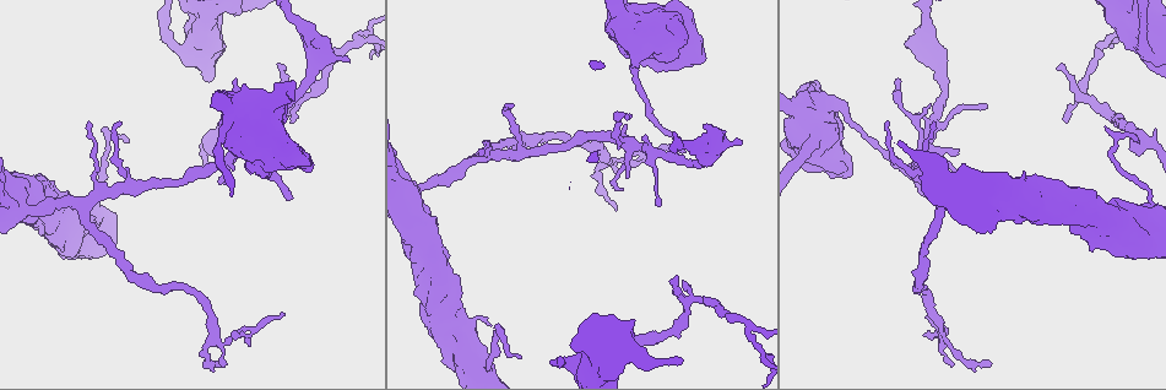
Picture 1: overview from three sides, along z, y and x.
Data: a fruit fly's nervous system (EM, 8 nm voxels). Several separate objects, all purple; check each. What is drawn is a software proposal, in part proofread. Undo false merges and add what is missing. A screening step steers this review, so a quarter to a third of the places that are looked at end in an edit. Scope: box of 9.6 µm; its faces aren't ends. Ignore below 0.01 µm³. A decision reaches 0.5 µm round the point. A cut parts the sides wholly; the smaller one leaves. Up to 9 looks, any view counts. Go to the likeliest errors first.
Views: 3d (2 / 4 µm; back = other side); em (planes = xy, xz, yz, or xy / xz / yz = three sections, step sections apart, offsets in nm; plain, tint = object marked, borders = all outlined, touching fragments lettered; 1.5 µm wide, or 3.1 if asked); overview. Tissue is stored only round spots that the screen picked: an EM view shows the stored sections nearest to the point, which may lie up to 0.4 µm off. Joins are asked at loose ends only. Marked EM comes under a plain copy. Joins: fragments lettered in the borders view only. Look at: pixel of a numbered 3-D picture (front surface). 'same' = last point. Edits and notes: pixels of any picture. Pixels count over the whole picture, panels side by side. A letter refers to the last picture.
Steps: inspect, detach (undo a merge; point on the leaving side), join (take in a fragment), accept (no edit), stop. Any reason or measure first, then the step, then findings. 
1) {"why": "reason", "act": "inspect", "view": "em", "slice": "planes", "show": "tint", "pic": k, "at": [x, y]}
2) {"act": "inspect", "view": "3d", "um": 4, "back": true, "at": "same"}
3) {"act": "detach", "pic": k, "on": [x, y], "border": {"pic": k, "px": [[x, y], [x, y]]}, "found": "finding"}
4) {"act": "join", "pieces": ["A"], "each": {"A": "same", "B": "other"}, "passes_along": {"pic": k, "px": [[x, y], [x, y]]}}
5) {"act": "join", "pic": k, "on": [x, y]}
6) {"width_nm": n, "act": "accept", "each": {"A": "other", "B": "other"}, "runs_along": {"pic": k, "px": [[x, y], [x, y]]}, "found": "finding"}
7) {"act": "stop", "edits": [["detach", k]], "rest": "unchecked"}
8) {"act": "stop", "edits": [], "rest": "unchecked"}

{"why": "sudden change in width", "act": "inspect", "view": "3d", "um": 4, "pic": 1, "at": [225, 133]}

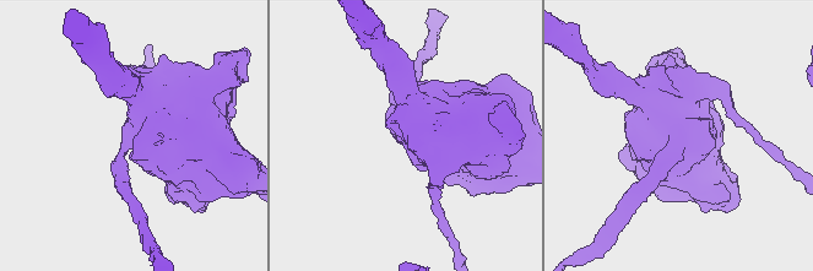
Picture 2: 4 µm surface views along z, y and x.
{"act": "inspect", "view": "em", "slice": "planes", "show": "borders", "pic": 2, "at": [680, 135]}

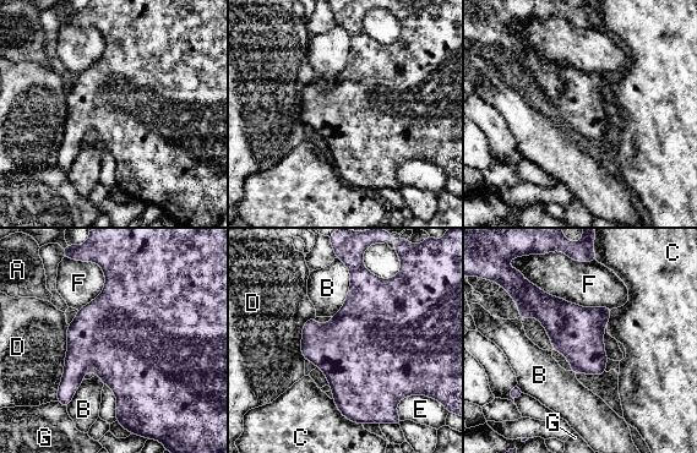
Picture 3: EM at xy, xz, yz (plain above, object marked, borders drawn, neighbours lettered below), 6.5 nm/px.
{"act": "accept", "each": {"A": "other", "B": "other", "C": "other", "D": "other", "E": "other", "F": "other", "G": "other"}, "border": {"pic": 3, "px": [[342, 261], [349, 290], [331, 317]]}, "found": "one cell here"}

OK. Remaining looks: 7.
{"why": "free end", "act": "inspect", "view": "em", "slice": "xy", "step": 8, "show": "borders", "pic": 1, "at": [702, 57]}

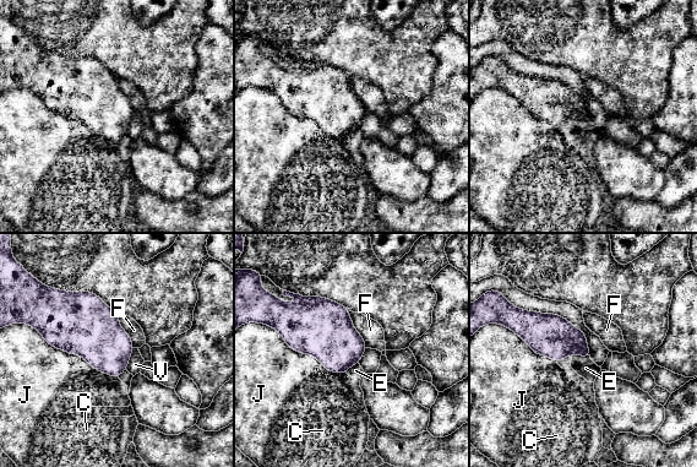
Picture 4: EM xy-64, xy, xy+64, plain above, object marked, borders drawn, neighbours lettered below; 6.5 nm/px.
{"why": "cut it another way", "act": "inspect", "view": "em", "slice": "planes", "show": "borders", "at": "same"}

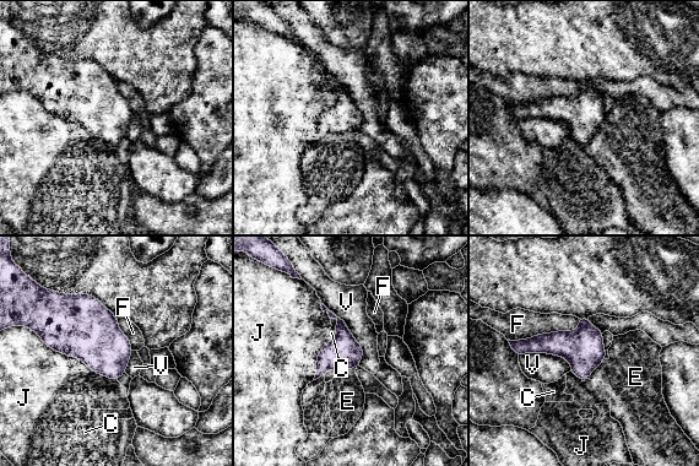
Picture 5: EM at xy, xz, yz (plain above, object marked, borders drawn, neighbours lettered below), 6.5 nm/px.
{"act": "accept", "each": {"C": "other", "E": "other", "F": "other", "J": "other", "V": "other"}, "border": {"pic": 5, "px": [[579, 319], [574, 330], [508, 340]]}, "found": "none of them fits"}

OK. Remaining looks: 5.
{"why": "arms part here", "act": "inspect", "view": "em", "slice": "yz", "step": 8, "show": "tint", "pic": 1, "at": [1081, 100]}

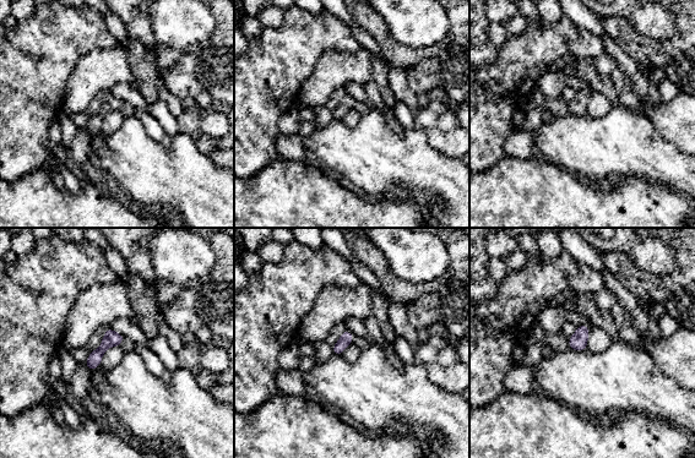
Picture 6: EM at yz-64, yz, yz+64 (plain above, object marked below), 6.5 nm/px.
{"why": "another direction", "act": "inspect", "view": "em", "slice": "planes", "show": "borders", "at": "same"}

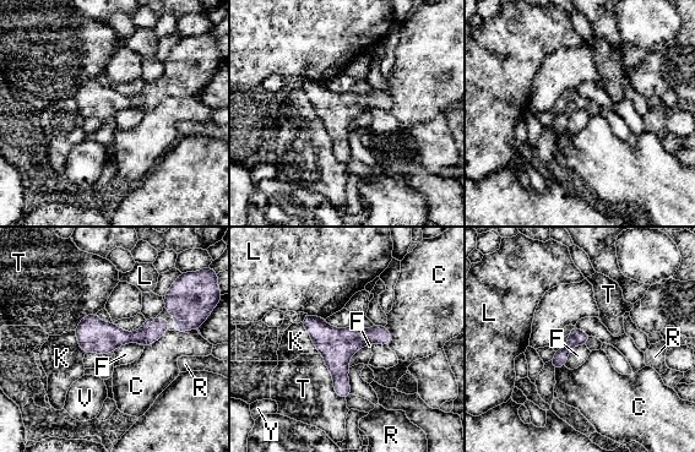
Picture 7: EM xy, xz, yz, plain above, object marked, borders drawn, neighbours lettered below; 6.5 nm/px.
{"width_nm": 110, "longest_contact_nm": ["T", 360], "act": "accept", "each": {"C": "other", "F": "other", "K": "other", "L": "other", "R": "other", "T": "other", "V": "other", "Y": "other"}, "found": "continuous, no second cell"}

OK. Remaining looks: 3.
{"act": "inspect", "view": "3d", "um": 2, "back": true, "pic": 1, "at": [655, 201]}

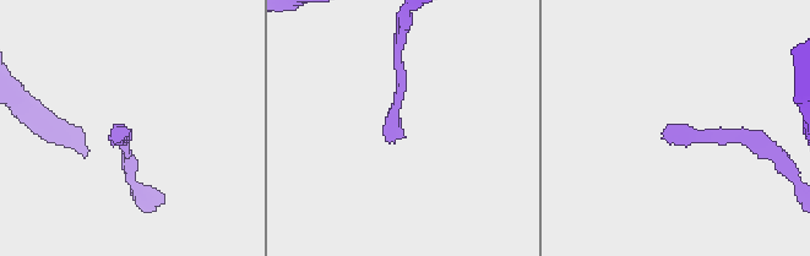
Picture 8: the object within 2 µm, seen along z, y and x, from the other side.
{"act": "inspect", "view": "em", "slice": "xz", "step": 4, "show": "borders", "pic": 8, "at": [399, 135]}

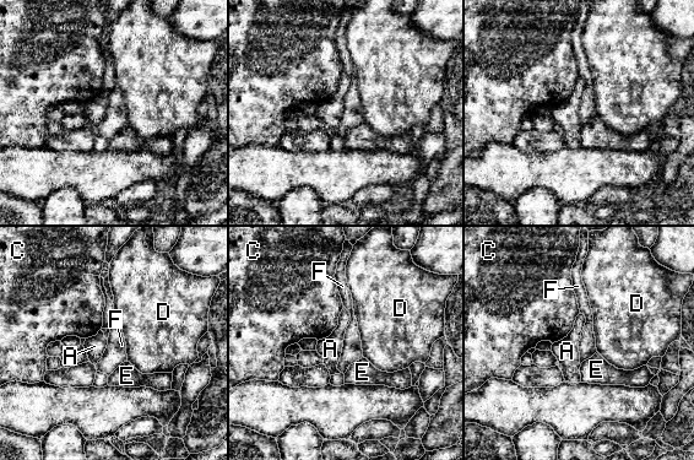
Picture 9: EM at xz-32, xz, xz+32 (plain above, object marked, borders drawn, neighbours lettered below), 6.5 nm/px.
{"why": "another direction", "act": "inspect", "view": "em", "slice": "planes", "show": "borders", "at": "same"}

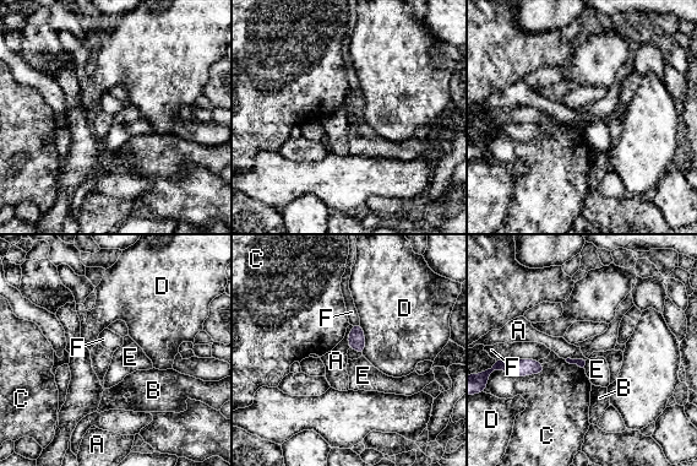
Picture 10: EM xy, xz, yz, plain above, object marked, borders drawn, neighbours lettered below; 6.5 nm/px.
{"act": "accept", "each": {"A": "other", "B": "other", "C": "other", "D": "other", "E": "other", "F": "other"}, "border": {"pic": 10, "px": [[537, 359], [496, 361]]}, "found": "none of them fits"}

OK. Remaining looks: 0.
{"act": "stop", "edits": [], "rest": "unchecked"}

